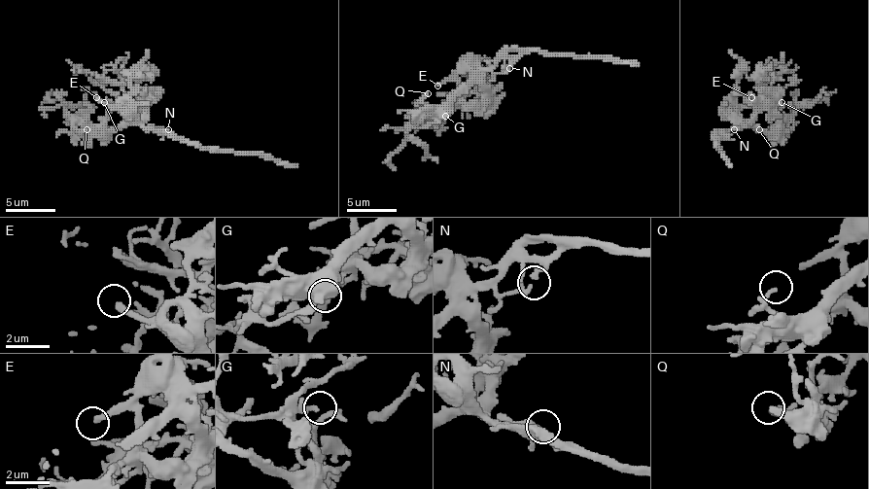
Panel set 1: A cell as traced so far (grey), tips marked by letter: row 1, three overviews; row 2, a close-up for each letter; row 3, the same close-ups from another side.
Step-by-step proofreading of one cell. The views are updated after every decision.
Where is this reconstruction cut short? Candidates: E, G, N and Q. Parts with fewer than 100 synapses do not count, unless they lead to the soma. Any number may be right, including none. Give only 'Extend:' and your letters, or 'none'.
Extend: E

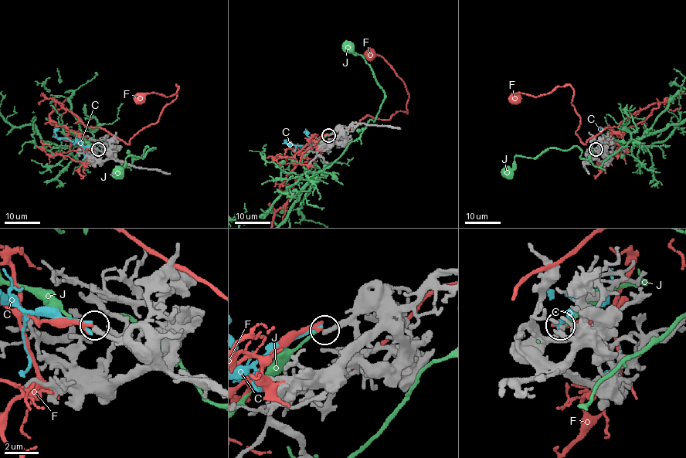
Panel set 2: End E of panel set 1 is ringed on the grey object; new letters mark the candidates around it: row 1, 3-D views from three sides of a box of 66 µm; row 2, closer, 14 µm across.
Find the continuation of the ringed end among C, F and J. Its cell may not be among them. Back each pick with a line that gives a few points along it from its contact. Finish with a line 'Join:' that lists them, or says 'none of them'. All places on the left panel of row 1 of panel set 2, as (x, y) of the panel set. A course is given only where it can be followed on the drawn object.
Join: none of them

